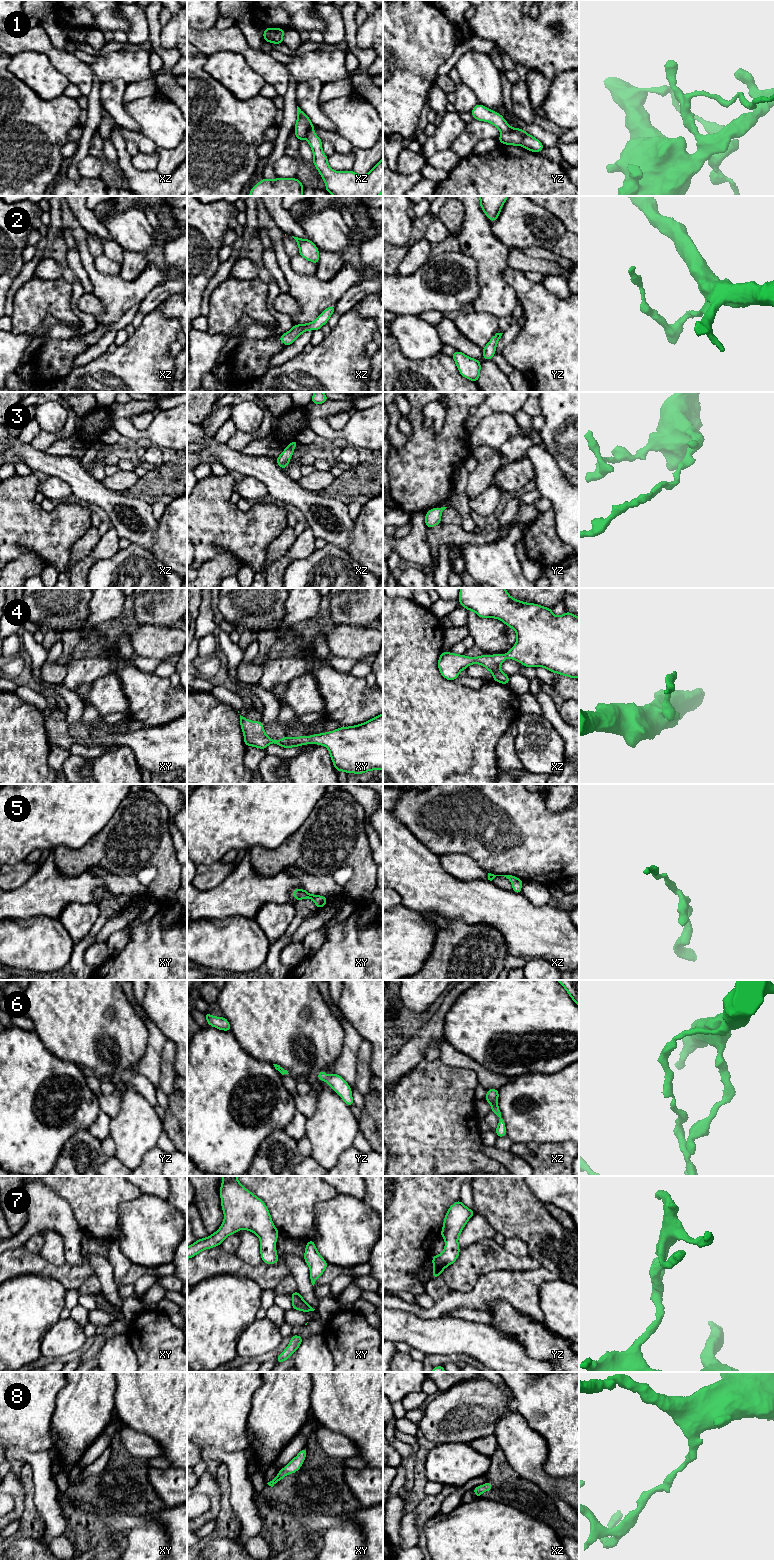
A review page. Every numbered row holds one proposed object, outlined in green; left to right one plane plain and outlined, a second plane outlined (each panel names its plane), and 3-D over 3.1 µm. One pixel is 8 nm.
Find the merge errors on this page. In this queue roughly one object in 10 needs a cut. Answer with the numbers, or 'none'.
none

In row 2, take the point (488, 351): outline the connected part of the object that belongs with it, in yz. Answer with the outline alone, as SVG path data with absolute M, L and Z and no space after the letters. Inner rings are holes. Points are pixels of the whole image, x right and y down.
M496 333L494 337L490 339L490 341L487 343L487 345L482 349L483 352L483 358L485 360L492 360L495 350L497 347L497 343L499 339L501 338L503 333Z

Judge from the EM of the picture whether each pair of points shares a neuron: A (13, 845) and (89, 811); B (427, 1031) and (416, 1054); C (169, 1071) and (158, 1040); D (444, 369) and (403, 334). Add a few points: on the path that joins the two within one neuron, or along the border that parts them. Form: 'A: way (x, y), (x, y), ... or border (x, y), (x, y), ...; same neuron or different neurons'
A: way (32, 826), (47, 811), (70, 811); same neuron
B: way (425, 1037), (416, 1048); same neuron
C: border (166, 1039), (161, 1052), (159, 1073); different neurons
D: border (441, 352), (417, 360), (411, 360), (406, 356); different neurons

